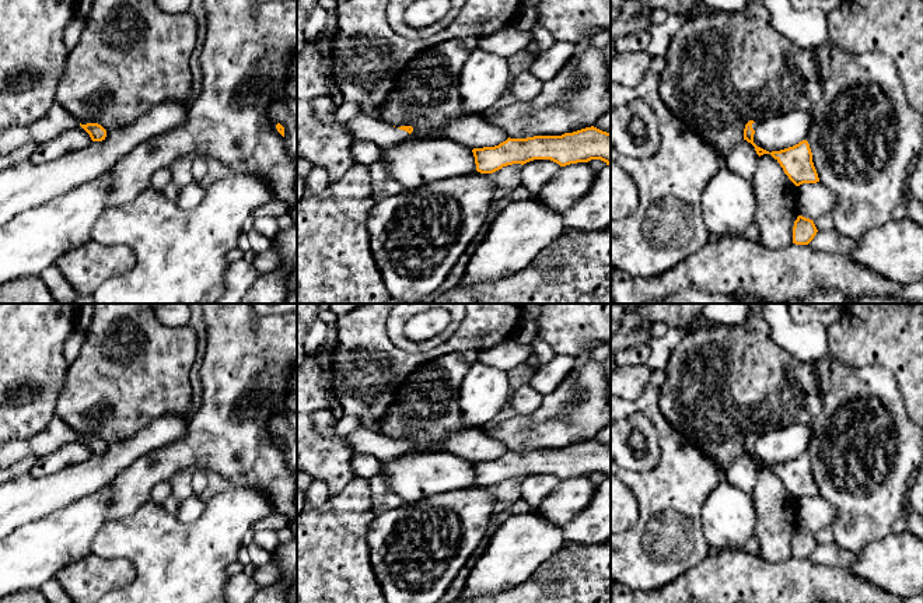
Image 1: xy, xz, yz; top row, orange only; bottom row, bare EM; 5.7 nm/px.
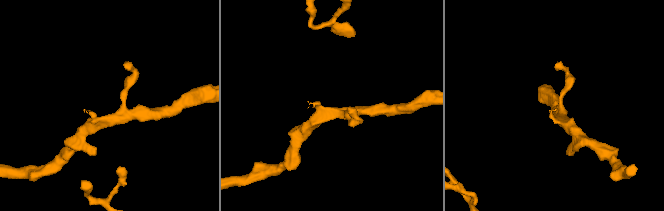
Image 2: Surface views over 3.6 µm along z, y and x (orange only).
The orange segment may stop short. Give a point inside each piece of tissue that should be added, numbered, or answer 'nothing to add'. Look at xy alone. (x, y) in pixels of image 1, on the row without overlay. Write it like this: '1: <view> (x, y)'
1: xy (56, 433)

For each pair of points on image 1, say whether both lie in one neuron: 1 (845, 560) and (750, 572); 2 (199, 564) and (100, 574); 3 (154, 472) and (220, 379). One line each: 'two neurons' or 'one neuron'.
1: two neurons
2: two neurons
3: one neuron

